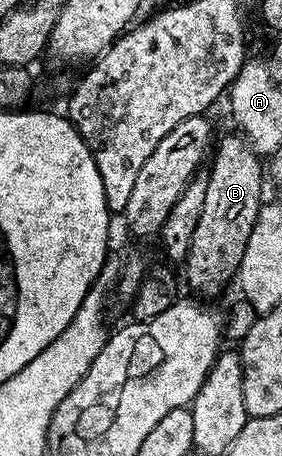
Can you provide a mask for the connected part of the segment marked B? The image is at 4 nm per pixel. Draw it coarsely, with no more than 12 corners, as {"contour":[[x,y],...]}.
{"contour":[[243,135],[219,137],[184,276],[200,298],[237,275],[266,184]]}

